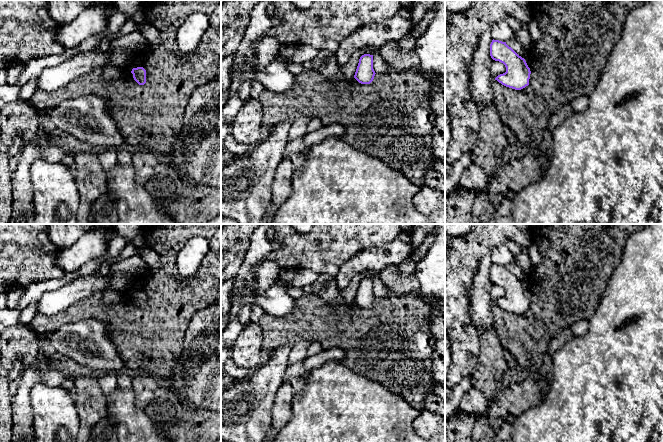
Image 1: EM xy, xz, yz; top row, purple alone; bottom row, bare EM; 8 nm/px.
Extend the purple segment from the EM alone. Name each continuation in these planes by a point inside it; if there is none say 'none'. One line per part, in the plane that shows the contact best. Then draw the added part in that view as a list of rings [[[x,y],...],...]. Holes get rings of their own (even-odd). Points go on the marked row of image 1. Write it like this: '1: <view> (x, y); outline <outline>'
none

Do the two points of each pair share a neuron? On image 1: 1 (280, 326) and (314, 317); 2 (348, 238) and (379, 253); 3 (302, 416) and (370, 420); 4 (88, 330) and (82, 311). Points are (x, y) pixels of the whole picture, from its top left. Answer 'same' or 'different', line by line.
1: same
2: different
3: same
4: different

